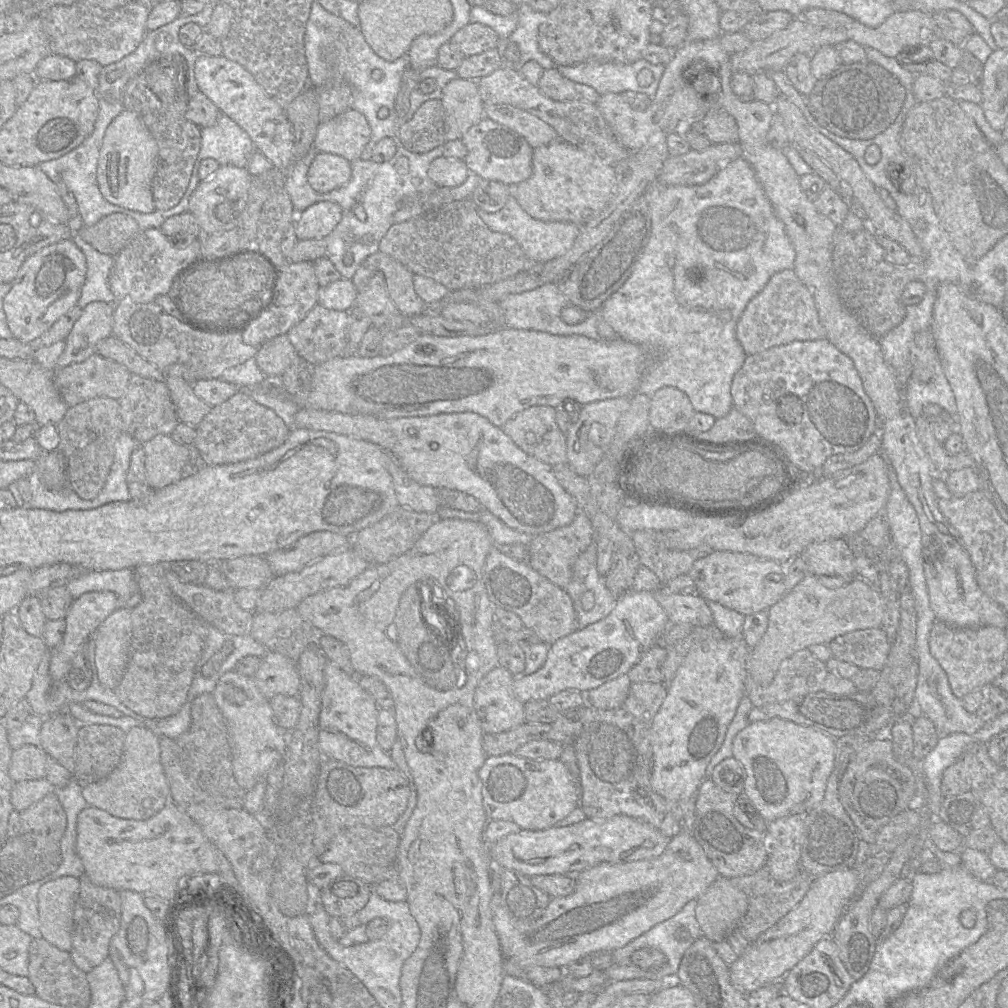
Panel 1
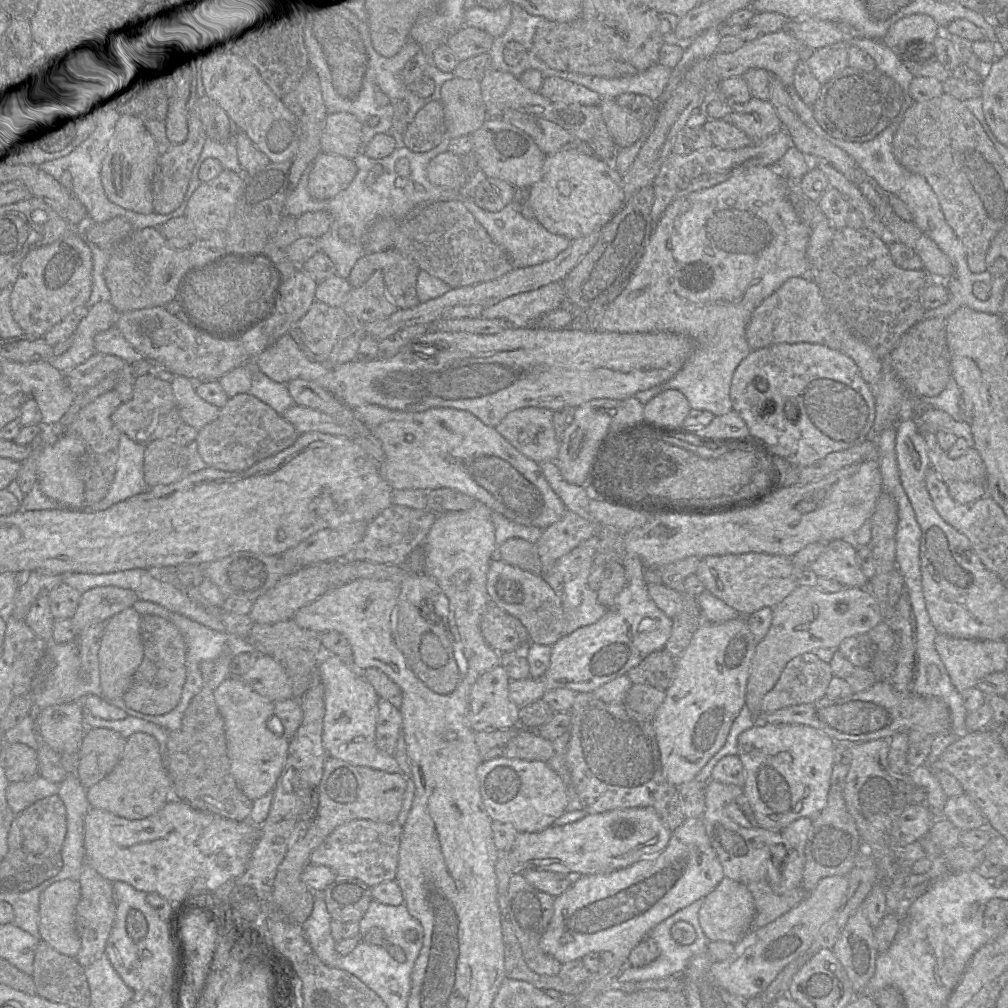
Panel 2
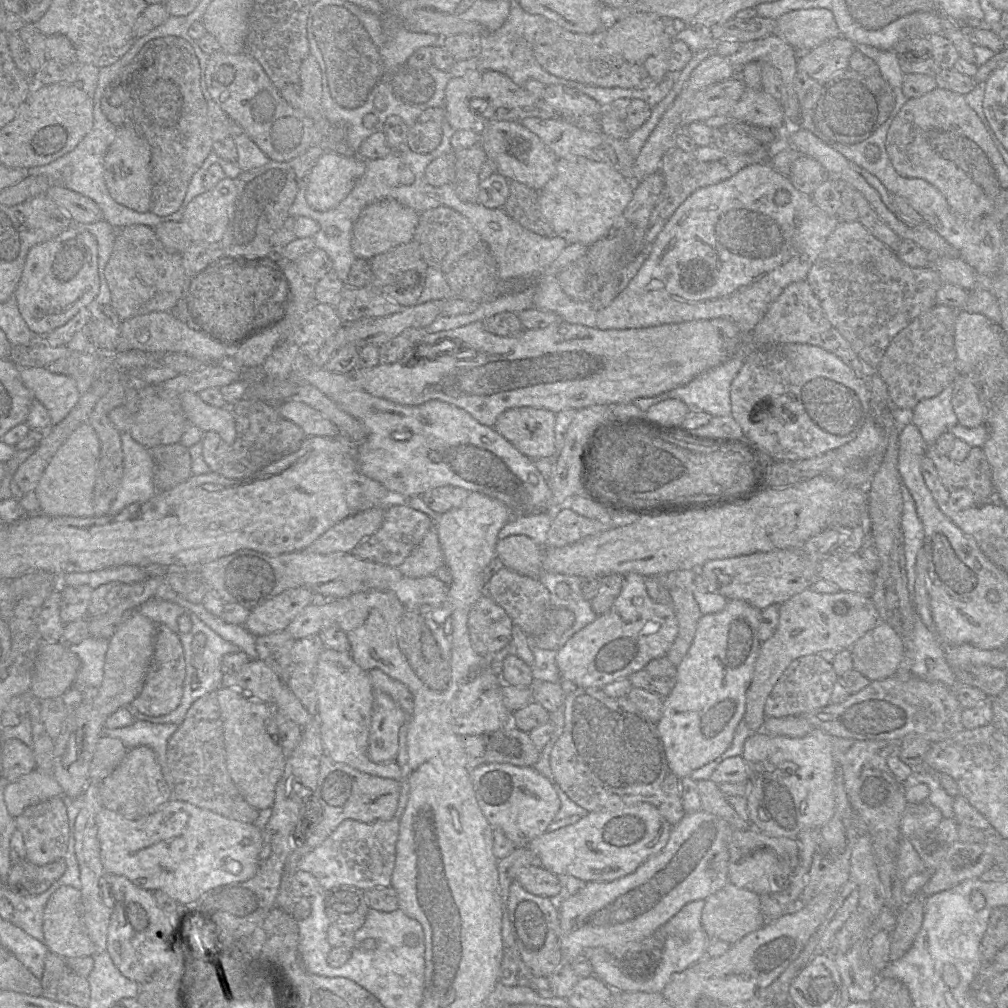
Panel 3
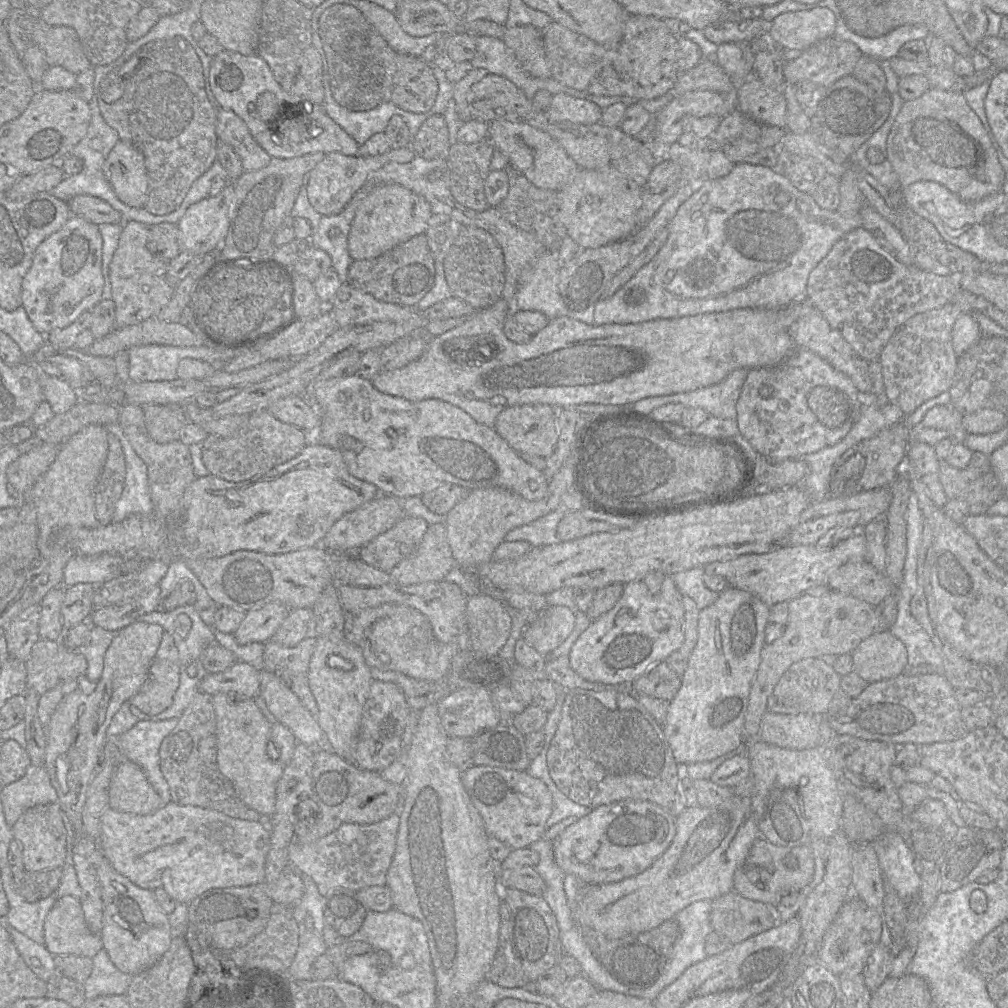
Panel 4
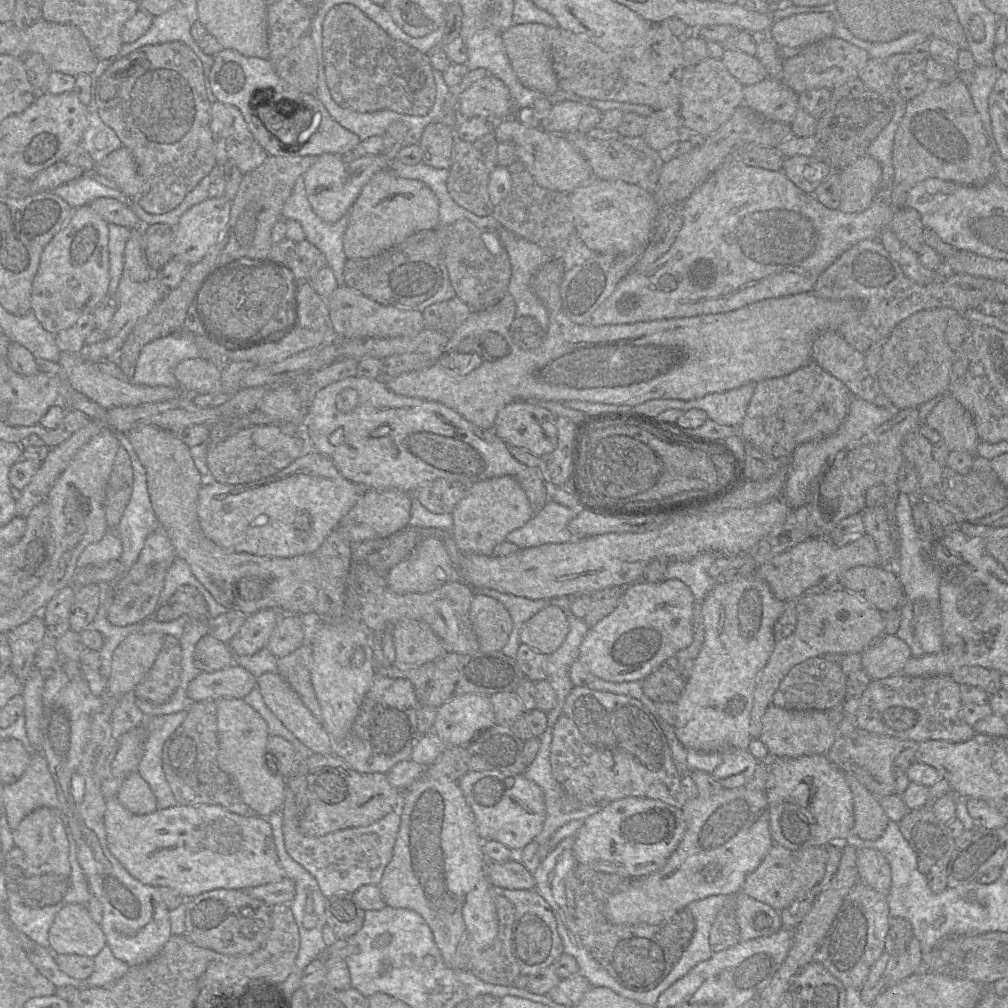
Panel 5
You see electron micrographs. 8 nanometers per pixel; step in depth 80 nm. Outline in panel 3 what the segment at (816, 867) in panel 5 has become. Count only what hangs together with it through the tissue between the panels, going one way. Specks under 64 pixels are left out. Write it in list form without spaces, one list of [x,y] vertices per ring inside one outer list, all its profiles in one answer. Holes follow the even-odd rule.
[[[734,829],[728,841],[729,881],[758,895],[773,894],[783,890],[790,874],[799,863],[799,844],[796,839],[769,836],[754,829]]]

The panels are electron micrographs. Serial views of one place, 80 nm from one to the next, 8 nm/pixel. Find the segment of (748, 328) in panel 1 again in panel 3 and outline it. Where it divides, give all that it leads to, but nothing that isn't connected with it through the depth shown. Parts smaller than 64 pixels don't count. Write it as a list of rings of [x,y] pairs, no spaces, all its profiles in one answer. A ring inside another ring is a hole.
[[[806,280],[793,282],[783,290],[754,327],[751,339],[755,344],[765,346],[781,343],[804,343],[818,346],[840,358],[858,378],[866,381],[869,387],[869,380],[876,372],[876,369],[857,356],[850,343],[830,323],[819,299]]]

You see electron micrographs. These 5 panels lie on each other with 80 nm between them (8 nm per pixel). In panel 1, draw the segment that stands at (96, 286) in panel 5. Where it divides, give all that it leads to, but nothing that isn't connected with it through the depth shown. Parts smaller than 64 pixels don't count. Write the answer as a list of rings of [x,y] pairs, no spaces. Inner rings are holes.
[[[72,239],[46,246],[29,256],[3,301],[13,338],[26,344],[37,343],[52,324],[77,305],[86,272],[85,256]]]

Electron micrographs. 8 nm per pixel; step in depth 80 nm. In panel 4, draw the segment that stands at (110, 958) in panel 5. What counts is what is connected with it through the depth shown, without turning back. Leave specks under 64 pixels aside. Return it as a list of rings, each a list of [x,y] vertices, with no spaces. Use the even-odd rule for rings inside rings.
[[[102,948],[92,958],[92,961],[92,972],[83,984],[86,999],[107,995],[124,995],[127,992],[132,975],[118,970],[105,949]]]

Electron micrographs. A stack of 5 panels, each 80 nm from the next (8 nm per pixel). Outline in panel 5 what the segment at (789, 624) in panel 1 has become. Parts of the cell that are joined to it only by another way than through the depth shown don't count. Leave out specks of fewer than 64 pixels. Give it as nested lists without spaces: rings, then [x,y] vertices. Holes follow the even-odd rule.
[[[842,588],[803,595],[796,600],[796,611],[795,630],[786,638],[776,641],[768,662],[758,676],[750,719],[750,735],[753,739],[760,739],[762,717],[772,704],[781,681],[794,666],[826,653],[861,654],[873,640],[883,635],[885,628],[883,613],[863,598]]]

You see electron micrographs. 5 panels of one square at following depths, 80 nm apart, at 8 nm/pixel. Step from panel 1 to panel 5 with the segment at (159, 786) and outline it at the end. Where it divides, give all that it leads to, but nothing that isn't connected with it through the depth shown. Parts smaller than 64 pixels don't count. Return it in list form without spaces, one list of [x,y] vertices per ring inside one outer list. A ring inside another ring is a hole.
[[[133,772],[125,778],[116,797],[136,815],[150,814],[158,809],[156,796],[139,772]]]

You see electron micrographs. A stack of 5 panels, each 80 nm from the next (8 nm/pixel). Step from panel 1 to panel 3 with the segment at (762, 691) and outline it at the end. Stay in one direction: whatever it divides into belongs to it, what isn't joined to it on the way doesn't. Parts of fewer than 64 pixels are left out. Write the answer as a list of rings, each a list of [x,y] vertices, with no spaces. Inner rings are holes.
[[[818,654],[795,659],[768,696],[765,704],[766,717],[801,716],[828,705],[838,679],[832,663],[827,662]]]

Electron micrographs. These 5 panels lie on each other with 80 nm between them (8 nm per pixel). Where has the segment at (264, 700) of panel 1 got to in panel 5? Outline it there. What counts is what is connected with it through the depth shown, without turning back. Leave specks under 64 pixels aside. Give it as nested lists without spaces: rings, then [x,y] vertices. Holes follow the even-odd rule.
[[[219,698],[217,709],[218,743],[217,762],[237,783],[243,801],[261,817],[281,810],[286,796],[286,780],[268,766],[266,745],[269,738],[268,726],[260,714],[243,698]]]

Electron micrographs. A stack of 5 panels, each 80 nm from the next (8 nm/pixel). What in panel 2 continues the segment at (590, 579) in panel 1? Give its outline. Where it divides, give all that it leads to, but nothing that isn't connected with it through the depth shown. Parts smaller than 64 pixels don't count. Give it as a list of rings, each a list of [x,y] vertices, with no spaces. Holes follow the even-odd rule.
[[[597,535],[591,537],[557,560],[552,568],[546,570],[544,574],[541,574],[561,599],[565,617],[565,635],[580,627],[597,622],[608,610],[607,607],[598,602],[597,592],[591,590],[588,585],[588,577],[592,571],[594,558],[599,552],[599,544],[600,539]]]

